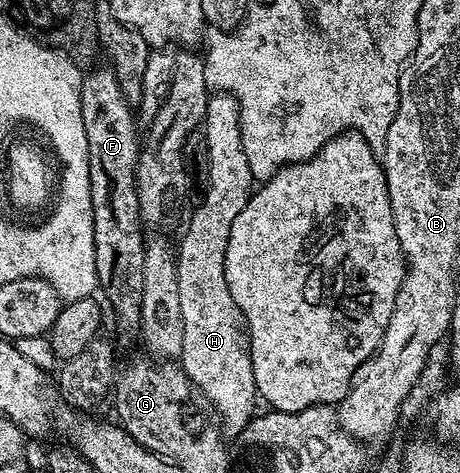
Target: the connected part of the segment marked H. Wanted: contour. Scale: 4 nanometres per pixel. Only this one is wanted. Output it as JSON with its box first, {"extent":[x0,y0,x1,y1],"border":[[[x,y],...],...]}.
{"extent":[177,93,257,436],"border":[[[212,93],[207,99],[207,116],[203,119],[201,129],[207,137],[209,152],[207,194],[198,203],[199,207],[179,242],[179,248],[177,246],[177,283],[184,324],[181,365],[191,385],[217,415],[222,429],[228,435],[239,436],[256,417],[257,393],[247,319],[243,317],[241,308],[237,308],[237,300],[233,300],[233,292],[229,292],[229,284],[225,280],[225,252],[229,244],[229,232],[233,228],[233,220],[237,220],[241,208],[245,208],[253,193],[253,179],[243,147],[237,99],[232,94]]]}

